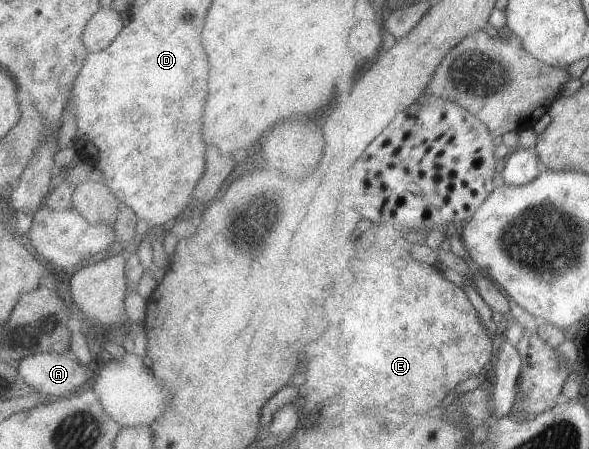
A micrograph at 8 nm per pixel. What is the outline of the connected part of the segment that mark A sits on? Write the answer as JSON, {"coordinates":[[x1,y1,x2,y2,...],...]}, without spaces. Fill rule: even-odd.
{"coordinates":[[36,353,18,361,16,373,34,391,62,398,79,392,86,371,69,353]]}

